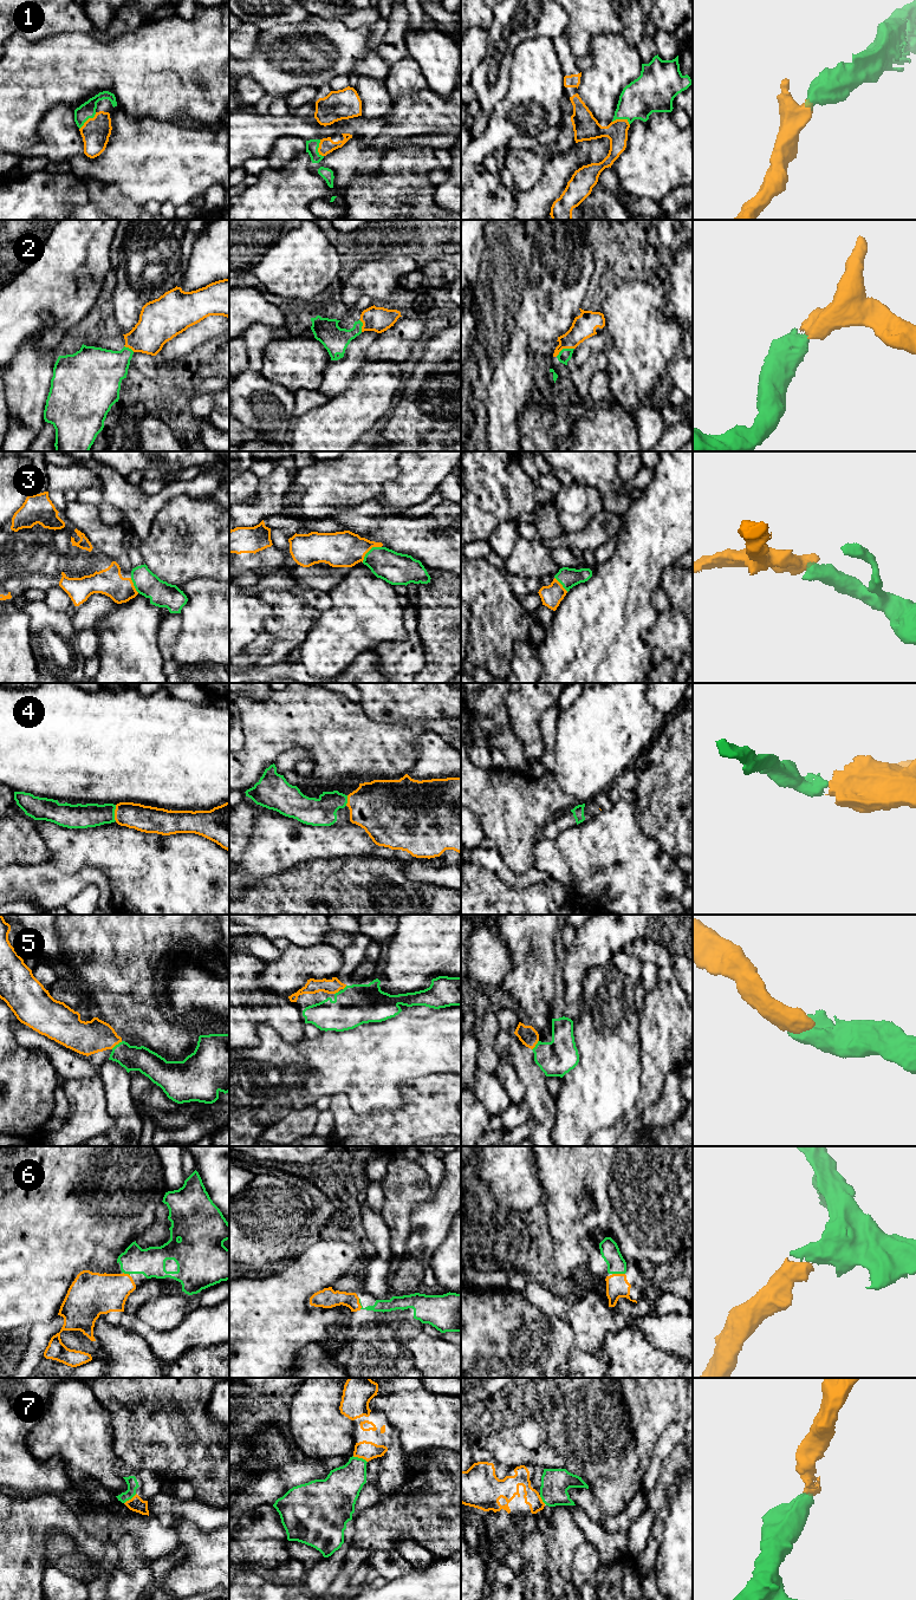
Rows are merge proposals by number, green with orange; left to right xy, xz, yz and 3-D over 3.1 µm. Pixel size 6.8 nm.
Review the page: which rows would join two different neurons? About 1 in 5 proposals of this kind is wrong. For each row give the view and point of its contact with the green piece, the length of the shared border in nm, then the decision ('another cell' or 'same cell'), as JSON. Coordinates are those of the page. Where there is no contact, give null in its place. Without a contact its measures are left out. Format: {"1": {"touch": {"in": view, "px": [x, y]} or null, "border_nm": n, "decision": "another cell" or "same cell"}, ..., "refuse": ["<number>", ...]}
{"1": {"touch": {"in": "xy", "px": [88, 118]}, "border_nm": 170, "decision": "same cell"}, "2": {"touch": {"in": "yz", "px": [564, 349]}, "border_nm": 140, "decision": "same cell"}, "3": {"touch": {"in": "xz", "px": [369, 551]}, "border_nm": 170, "decision": "same cell"}, "4": {"touch": {"in": "xy", "px": [114, 813]}, "border_nm": 110, "decision": "same cell"}, "5": {"touch": {"in": "xy", "px": [116, 1045]}, "border_nm": 90, "decision": "same cell"}, "6": {"touch": {"in": "yz", "px": [618, 1273]}, "border_nm": 90, "decision": "same cell"}, "7": {"touch": {"in": "xz", "px": [359, 1458]}, "border_nm": 110, "decision": "same cell"}, "refuse": []}

